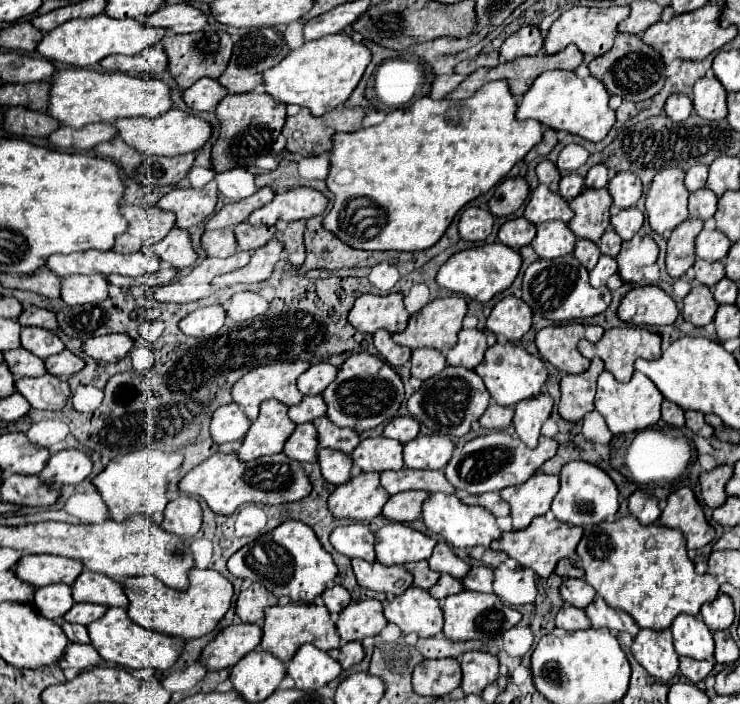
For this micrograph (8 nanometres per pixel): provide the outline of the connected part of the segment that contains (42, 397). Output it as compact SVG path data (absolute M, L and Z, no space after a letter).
M38 376L38 378L18 378L16 390L38 410L62 410L70 398L70 384L66 378L58 376Z

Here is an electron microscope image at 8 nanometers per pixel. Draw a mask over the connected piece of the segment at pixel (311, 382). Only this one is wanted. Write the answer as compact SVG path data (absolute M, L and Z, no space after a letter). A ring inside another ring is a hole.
M328 362L314 364L298 376L298 390L302 394L320 394L328 384L336 380L336 372L338 370Z

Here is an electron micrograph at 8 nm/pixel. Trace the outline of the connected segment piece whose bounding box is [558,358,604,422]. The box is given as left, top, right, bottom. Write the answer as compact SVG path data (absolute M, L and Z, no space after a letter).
M594 358L590 368L582 374L564 374L560 382L560 404L558 412L568 422L578 422L584 414L594 410L594 392L596 392L596 378L602 374L604 362Z

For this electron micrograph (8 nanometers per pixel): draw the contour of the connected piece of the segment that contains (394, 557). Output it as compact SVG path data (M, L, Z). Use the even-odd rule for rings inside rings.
M392 522L376 532L376 560L384 566L428 560L434 546L434 538L400 522Z

